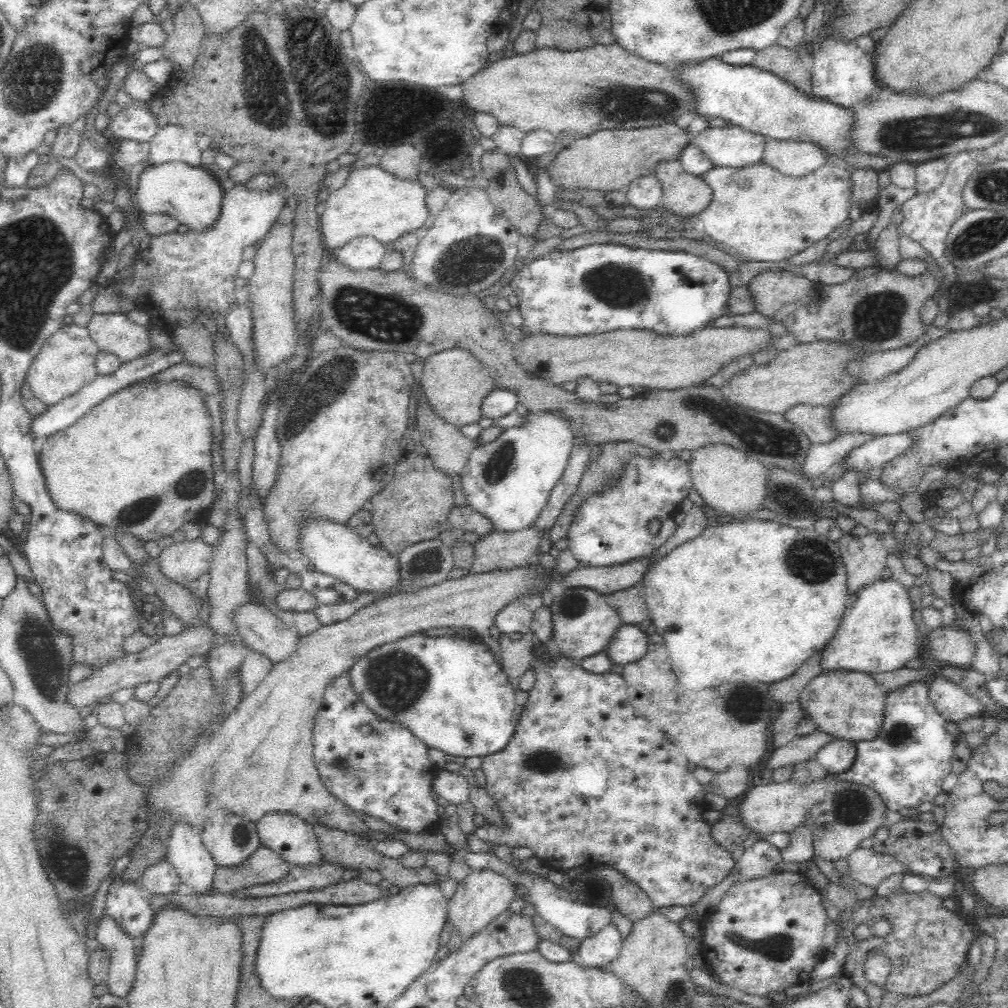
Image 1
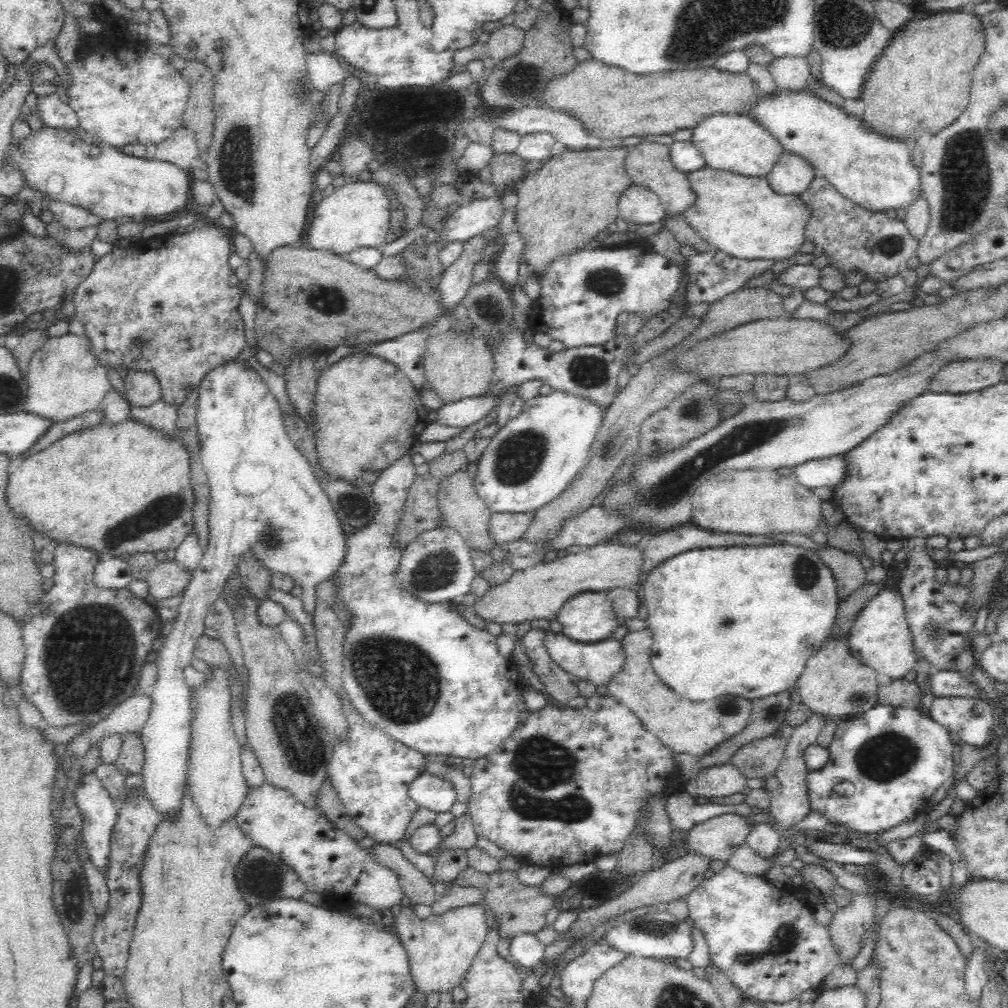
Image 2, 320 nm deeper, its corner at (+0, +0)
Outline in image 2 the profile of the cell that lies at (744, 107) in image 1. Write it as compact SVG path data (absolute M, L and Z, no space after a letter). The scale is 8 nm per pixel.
M810 90L800 92L776 91L773 96L760 96L759 101L749 110L766 130L774 136L786 152L797 154L814 167L815 177L824 177L829 184L845 198L869 212L905 211L922 198L920 172L912 163L911 152L904 142L872 132L860 119L846 115L846 112L814 95Z

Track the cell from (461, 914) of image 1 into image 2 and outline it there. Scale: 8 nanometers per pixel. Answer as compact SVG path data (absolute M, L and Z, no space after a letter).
M413 905L401 907L401 911L395 915L395 930L400 943L406 949L406 955L408 955L408 969L410 969L410 977L414 981L414 992L418 991L424 995L432 992L440 994L452 991L455 986L461 984L463 976L470 968L471 962L487 937L488 926L484 912L482 905L468 905L450 909L440 916L430 915L426 919L420 920L413 911Z

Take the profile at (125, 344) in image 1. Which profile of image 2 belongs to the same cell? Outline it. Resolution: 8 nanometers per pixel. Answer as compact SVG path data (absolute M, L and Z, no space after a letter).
M128 371L124 381L126 395L132 405L145 407L161 398L160 385L154 373Z

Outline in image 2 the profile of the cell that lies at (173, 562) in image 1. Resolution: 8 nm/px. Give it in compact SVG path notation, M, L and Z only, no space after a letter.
M176 561L159 562L155 569L152 569L145 578L147 591L157 601L169 599L170 597L183 592L191 579L190 573Z

